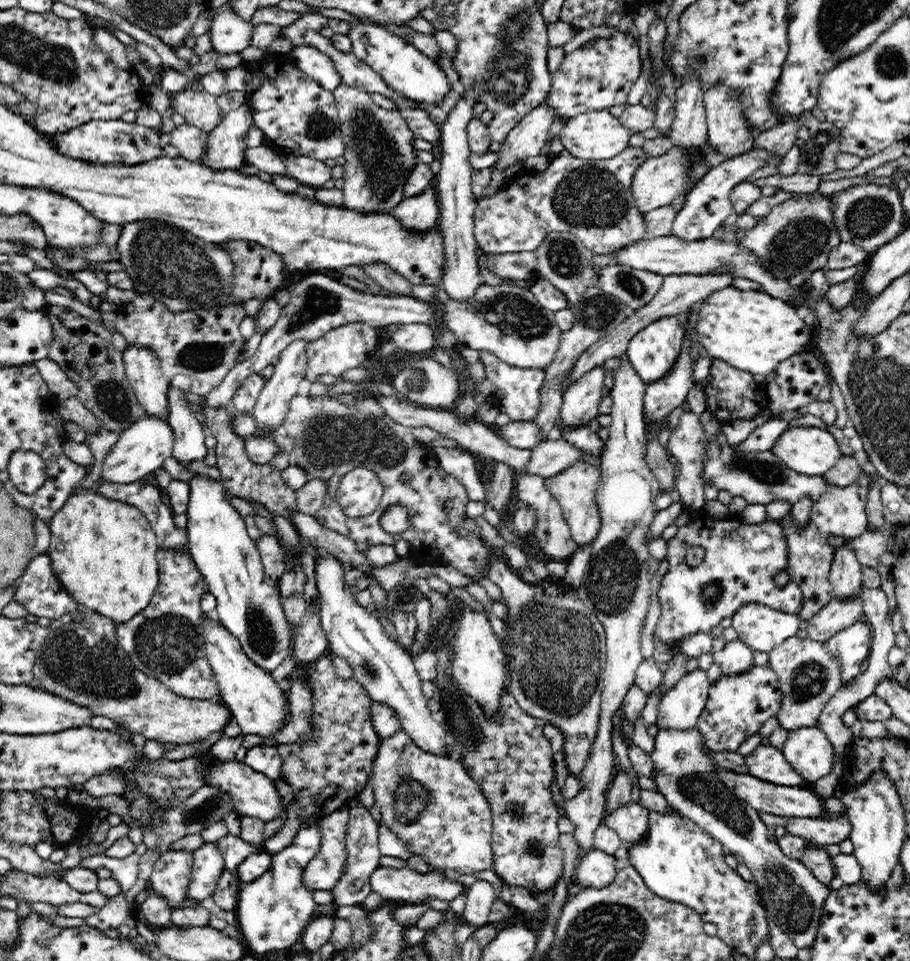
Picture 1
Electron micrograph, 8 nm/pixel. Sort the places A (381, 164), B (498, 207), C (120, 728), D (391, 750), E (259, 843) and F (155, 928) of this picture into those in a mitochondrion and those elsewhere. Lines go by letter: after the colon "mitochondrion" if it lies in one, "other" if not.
A: mitochondrion
B: other
C: other
D: other
E: other
F: other

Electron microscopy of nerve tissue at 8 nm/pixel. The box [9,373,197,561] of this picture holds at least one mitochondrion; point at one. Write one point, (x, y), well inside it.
(114, 399)

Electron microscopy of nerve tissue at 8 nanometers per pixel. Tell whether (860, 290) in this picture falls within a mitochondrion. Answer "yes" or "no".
no

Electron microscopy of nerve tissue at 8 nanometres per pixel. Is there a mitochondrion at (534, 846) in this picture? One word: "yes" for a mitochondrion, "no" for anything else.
yes

